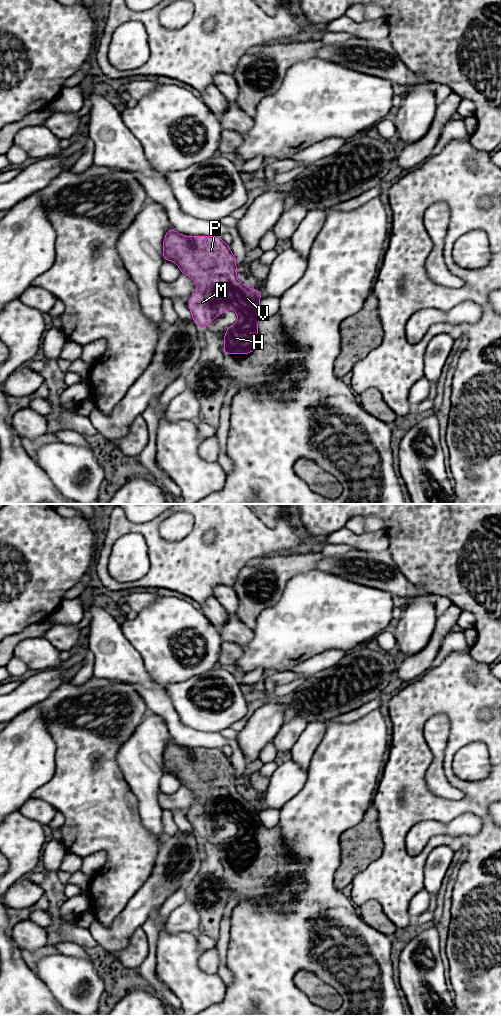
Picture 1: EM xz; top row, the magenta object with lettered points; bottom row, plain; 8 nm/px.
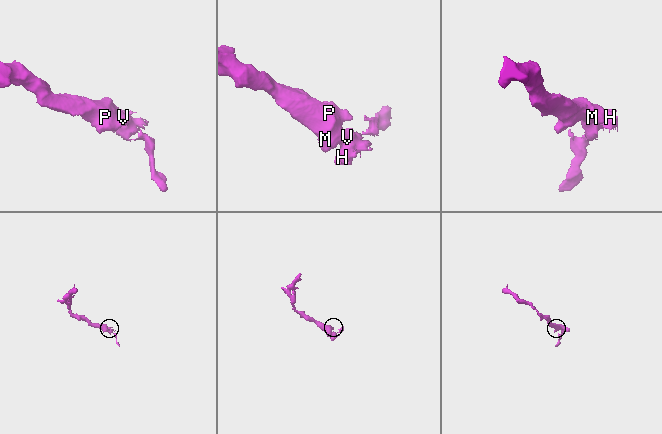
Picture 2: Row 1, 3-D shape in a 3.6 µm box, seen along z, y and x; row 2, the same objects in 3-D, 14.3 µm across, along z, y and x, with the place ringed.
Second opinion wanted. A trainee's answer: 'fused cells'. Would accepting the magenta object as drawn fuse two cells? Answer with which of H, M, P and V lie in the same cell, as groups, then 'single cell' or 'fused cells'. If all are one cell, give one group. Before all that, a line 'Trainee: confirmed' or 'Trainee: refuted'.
Trainee: refuted
groups H M P V; single cell

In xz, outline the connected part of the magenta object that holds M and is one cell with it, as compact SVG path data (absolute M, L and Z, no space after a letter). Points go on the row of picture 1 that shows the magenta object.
M172 227L167 231L163 241L164 261L174 261L181 273L190 277L197 284L197 293L187 305L194 323L202 330L212 320L226 310L234 309L238 321L224 333L223 354L250 354L256 345L258 319L264 315L259 306L261 290L254 290L239 283L236 274L236 259L229 246L216 236L185 236L177 233Z

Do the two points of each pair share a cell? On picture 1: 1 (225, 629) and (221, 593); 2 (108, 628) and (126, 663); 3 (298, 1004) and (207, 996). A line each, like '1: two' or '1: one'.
1: one
2: one
3: two

